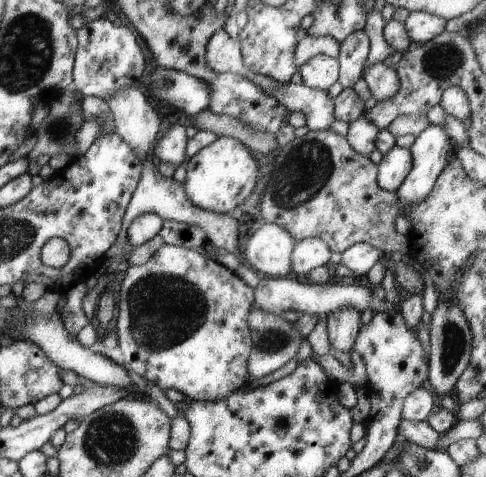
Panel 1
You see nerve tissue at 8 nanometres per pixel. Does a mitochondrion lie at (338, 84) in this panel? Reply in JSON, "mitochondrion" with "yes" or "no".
{"mitochondrion":"no"}

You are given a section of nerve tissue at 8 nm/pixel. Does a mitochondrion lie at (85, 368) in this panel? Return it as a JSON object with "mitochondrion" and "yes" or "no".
{"mitochondrion":"no"}

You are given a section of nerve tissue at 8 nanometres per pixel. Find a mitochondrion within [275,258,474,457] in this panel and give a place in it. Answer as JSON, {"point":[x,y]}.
{"point":[454,339]}

